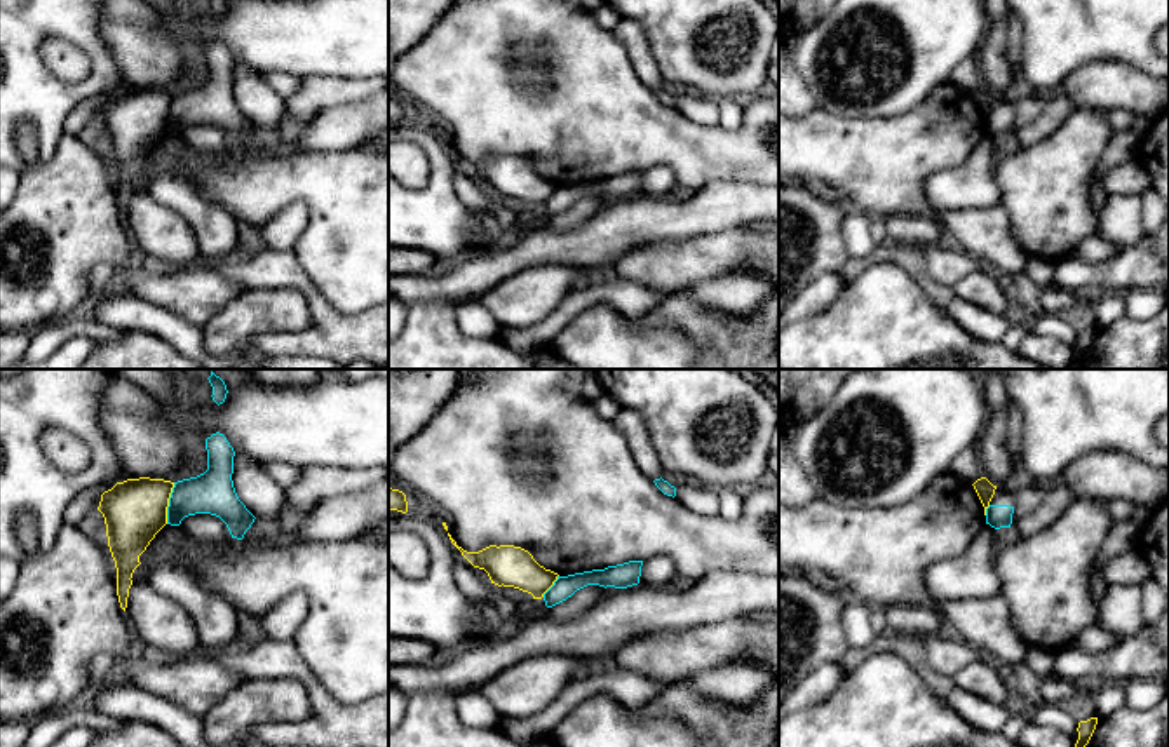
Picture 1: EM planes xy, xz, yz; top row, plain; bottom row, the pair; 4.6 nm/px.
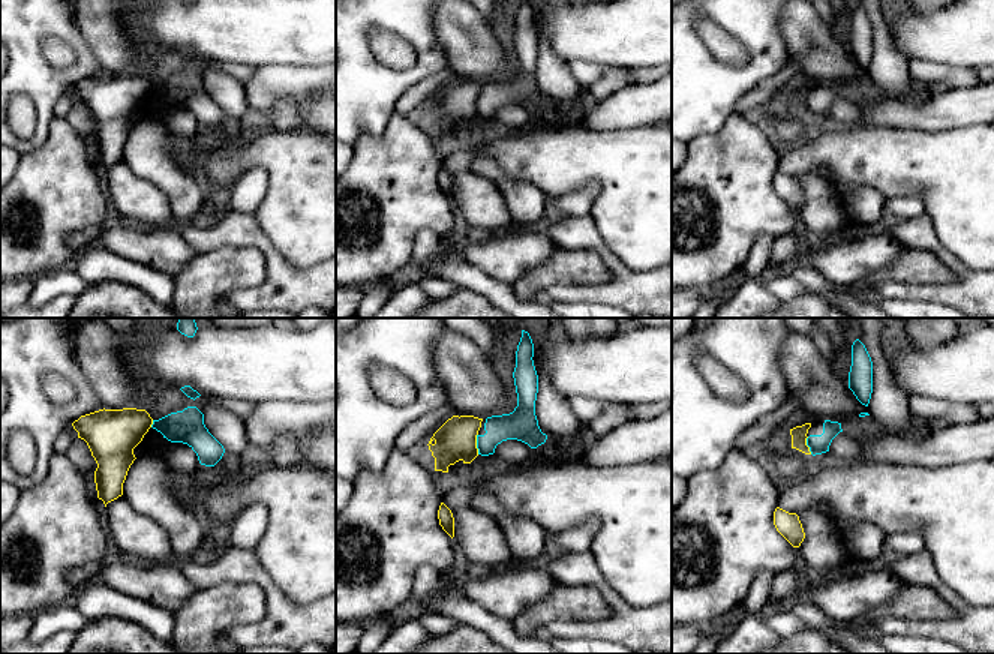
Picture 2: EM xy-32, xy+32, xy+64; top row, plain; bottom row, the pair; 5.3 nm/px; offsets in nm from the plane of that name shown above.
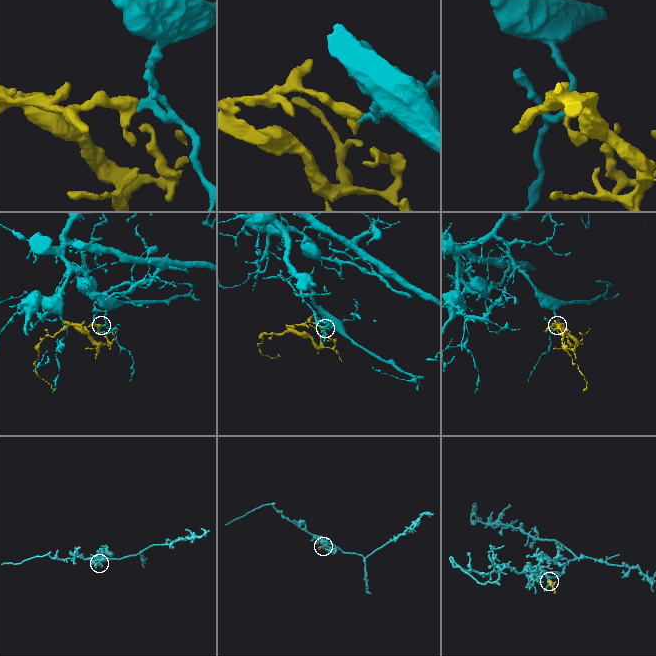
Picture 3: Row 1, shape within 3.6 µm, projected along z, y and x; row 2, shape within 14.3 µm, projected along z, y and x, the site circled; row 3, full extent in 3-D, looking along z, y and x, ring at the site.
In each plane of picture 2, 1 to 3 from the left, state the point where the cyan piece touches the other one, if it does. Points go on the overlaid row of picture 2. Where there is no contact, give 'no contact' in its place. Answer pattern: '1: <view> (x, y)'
1: xy-32 (152, 423)
2: xy+32 (476, 444)
3: xy+64 (807, 446)

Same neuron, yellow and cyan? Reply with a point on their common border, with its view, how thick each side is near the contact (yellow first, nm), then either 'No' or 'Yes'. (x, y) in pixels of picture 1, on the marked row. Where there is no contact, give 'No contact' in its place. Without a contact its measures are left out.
Touches yellow at xy (168, 504). Thickness 300 nm (yellow) against 200 nm. No

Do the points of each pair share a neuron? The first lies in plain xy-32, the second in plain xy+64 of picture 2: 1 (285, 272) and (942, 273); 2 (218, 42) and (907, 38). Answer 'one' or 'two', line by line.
1: two
2: one

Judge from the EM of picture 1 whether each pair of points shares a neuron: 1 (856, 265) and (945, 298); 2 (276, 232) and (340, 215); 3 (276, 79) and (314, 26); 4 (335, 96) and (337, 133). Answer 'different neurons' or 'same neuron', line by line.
1: same neuron
2: different neurons
3: different neurons
4: different neurons

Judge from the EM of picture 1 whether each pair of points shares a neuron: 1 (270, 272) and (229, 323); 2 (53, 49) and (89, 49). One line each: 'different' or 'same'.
1: different
2: different

